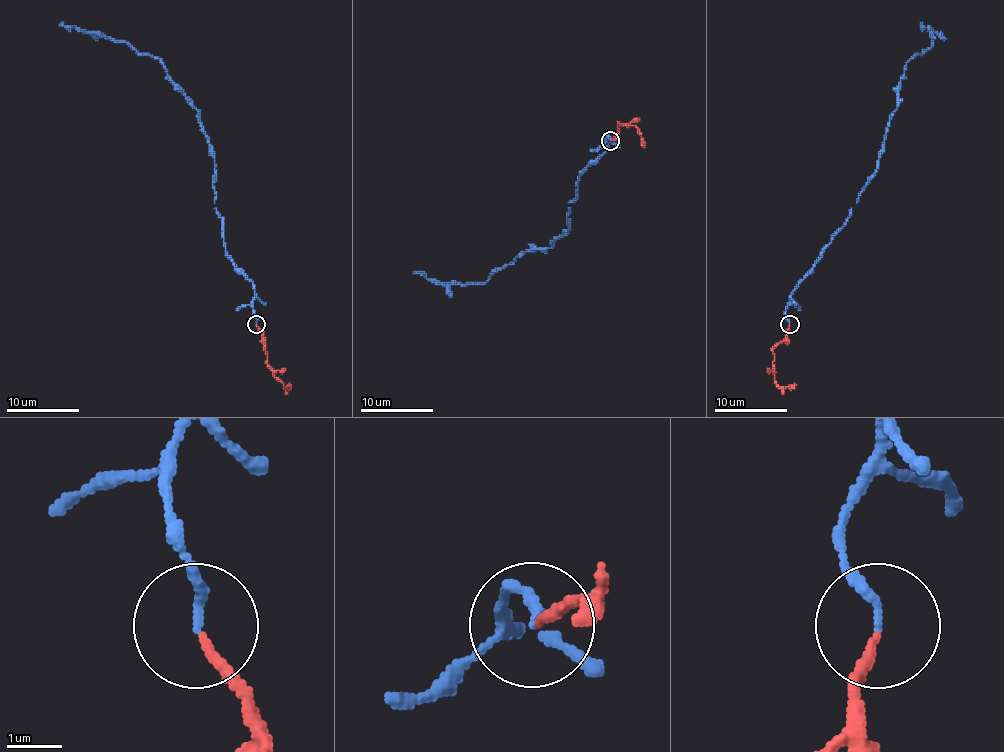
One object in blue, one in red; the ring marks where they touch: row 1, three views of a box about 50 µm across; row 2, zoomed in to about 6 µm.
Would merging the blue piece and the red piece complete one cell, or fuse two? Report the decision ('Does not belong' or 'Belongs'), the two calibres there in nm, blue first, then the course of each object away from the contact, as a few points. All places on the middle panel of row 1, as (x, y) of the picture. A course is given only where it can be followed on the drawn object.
Belongs. Thickness 150 nm (blue) against 170 nm. Course of blue: (610, 140), (579, 175), (568, 229), (550, 248), (532, 248), (484, 282), (437, 282), (413, 271). Course of red: (610, 140), (619, 135), (619, 124), (627, 124), (639, 131), (645, 147)

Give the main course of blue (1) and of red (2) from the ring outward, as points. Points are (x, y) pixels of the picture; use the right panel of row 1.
1: (789, 325), (785, 310), (791, 292), (815, 266), (875, 173), (904, 66), (931, 46), (931, 33), (920, 24)
2: (789, 325), (784, 339), (773, 350), (773, 374), (780, 387), (796, 385)

